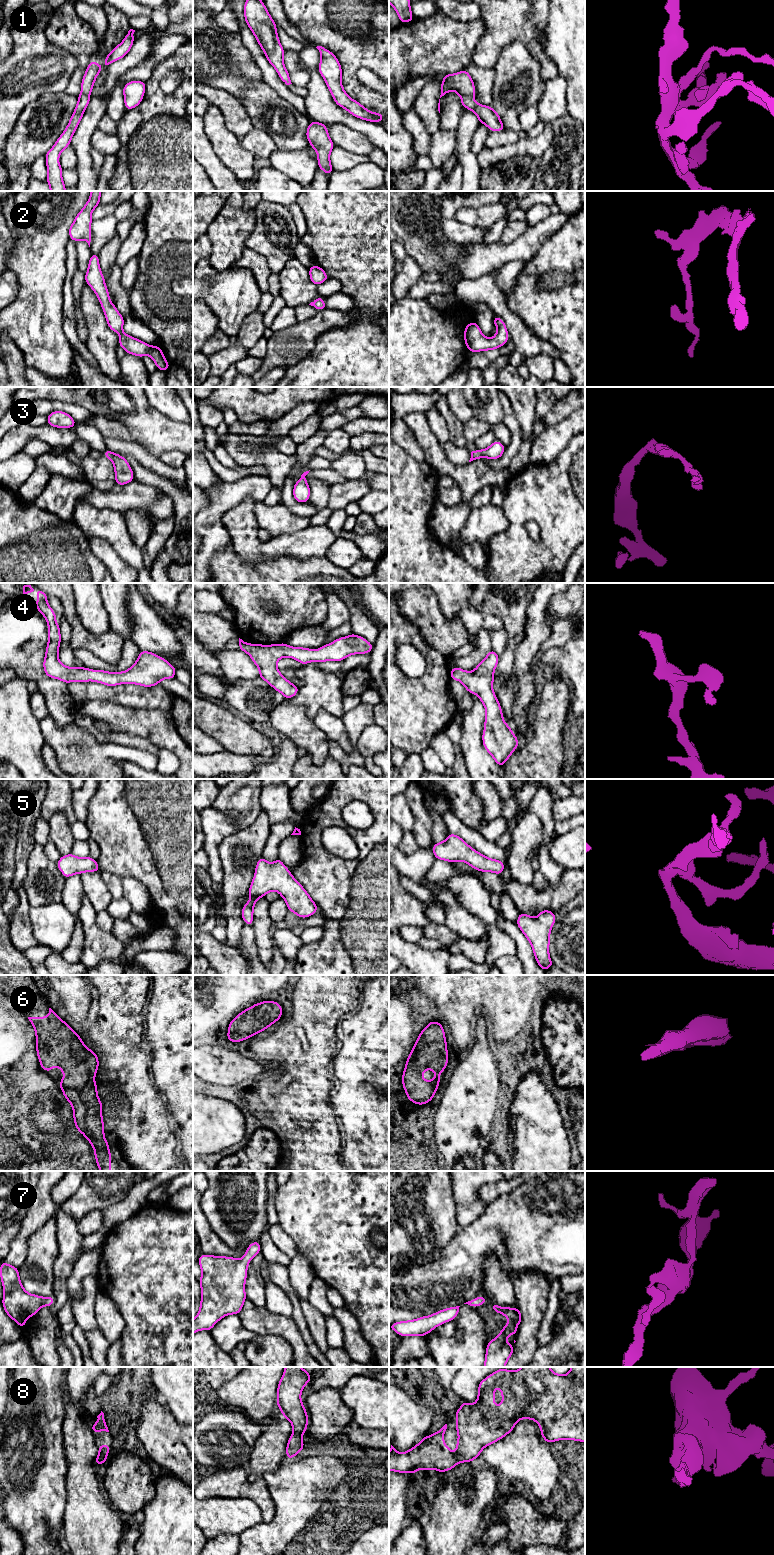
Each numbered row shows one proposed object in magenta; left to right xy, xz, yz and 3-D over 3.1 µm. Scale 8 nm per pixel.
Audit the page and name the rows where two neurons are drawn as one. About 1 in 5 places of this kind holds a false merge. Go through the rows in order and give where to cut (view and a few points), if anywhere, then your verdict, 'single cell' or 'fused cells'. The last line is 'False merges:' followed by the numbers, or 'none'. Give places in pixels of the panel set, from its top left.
1: cut none; single cell
2: cut none; single cell
3: cut none; single cell
4: cut none; single cell
5: cut none; single cell
6: cut none; single cell
7: cut none; single cell
8: cut none; single cell
False merges: none

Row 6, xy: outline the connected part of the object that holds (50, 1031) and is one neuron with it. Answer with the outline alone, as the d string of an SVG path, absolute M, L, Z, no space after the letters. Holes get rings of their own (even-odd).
M51 1008L47 1017L28 1017L36 1033L36 1053L43 1070L52 1072L54 1065L64 1072L59 1086L64 1097L72 1105L74 1125L94 1148L96 1163L100 1171L111 1171L111 1152L104 1136L103 1105L98 1097L94 1079L99 1067L98 1056L88 1049L80 1036Z

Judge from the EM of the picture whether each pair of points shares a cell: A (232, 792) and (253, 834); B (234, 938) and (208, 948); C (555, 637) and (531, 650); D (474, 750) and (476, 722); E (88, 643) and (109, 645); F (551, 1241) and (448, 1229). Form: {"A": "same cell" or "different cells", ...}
{"A": "different cells", "B": "different cells", "C": "different cells", "D": "same cell", "E": "same cell", "F": "different cells"}

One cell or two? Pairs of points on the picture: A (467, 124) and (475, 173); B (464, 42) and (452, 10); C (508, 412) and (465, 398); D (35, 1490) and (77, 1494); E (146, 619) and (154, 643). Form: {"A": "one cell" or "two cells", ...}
{"A": "one cell", "B": "two cells", "C": "two cells", "D": "two cells", "E": "one cell"}

